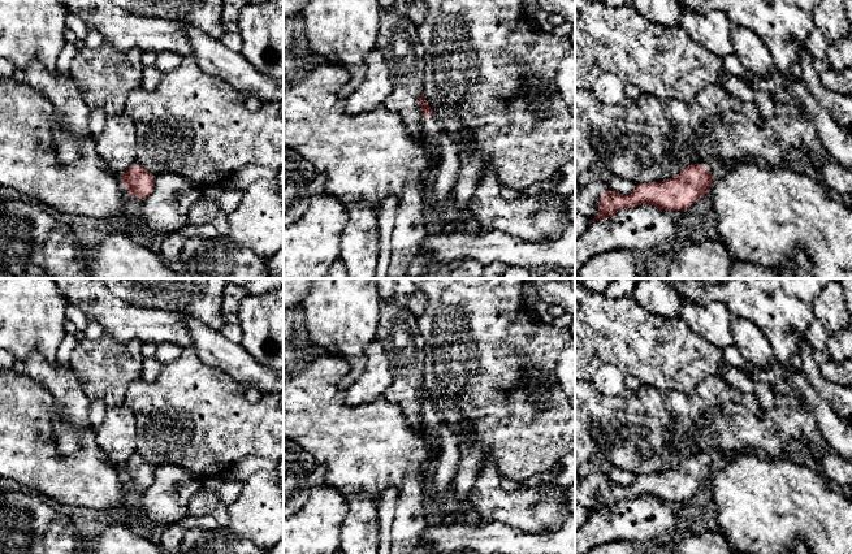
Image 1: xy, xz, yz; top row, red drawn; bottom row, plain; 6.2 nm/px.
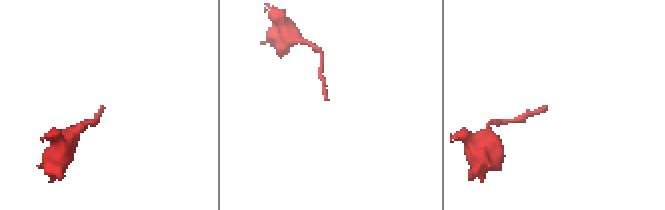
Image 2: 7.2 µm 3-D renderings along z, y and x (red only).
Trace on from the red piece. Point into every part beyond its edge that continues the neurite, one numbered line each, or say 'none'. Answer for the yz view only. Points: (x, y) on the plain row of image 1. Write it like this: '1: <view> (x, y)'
1: yz (716, 457)

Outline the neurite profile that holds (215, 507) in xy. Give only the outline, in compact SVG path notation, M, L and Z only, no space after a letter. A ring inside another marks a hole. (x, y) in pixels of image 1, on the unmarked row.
M202 488L189 502L187 512L190 516L209 515L216 521L228 528L229 514L228 506L211 490Z

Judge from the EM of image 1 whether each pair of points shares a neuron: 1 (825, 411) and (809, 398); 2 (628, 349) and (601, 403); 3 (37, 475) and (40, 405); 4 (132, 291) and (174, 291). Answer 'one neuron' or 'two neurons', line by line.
1: one neuron
2: two neurons
3: one neuron
4: one neuron

